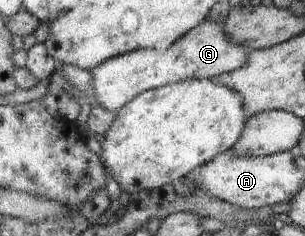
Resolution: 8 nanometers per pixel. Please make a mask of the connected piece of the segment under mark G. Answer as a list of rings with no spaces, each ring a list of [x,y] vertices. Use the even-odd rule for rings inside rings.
[[[205,19],[164,51],[139,49],[109,58],[89,70],[97,106],[116,113],[139,93],[184,80],[211,79],[245,66],[248,49],[225,40],[222,23]]]

